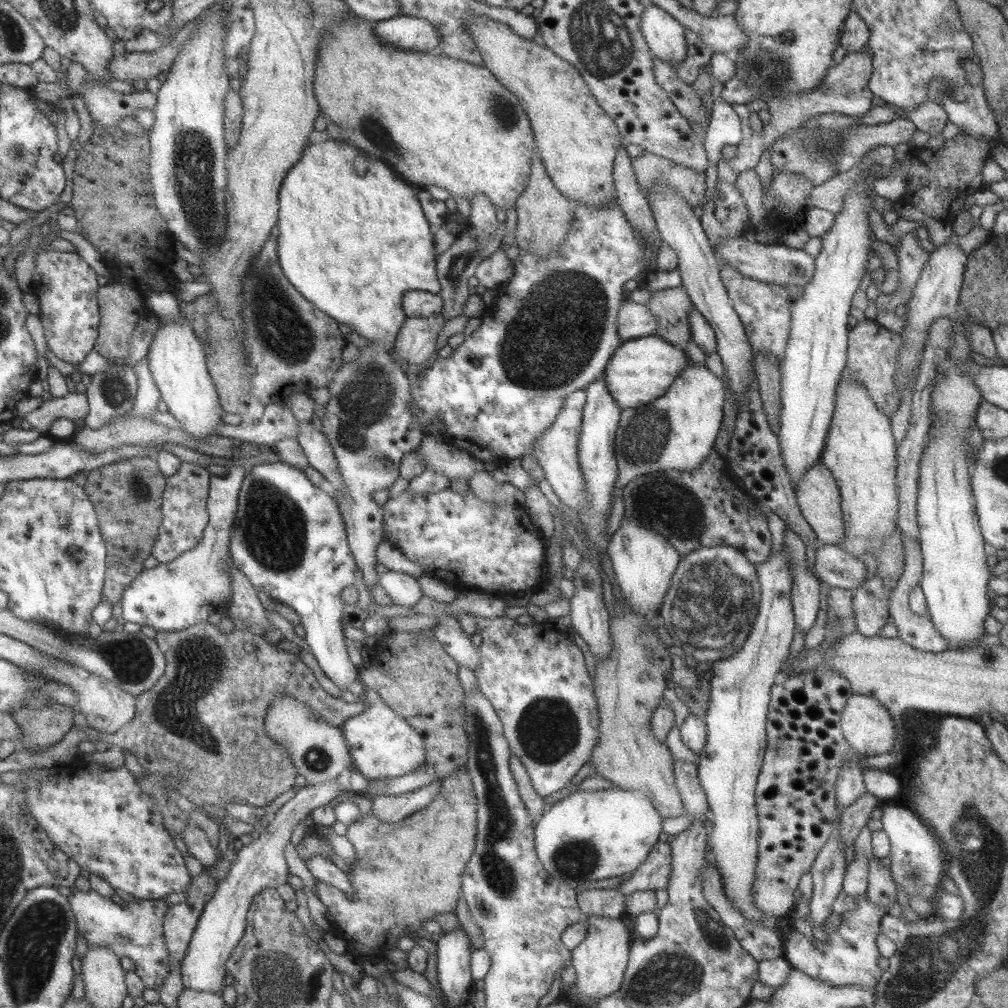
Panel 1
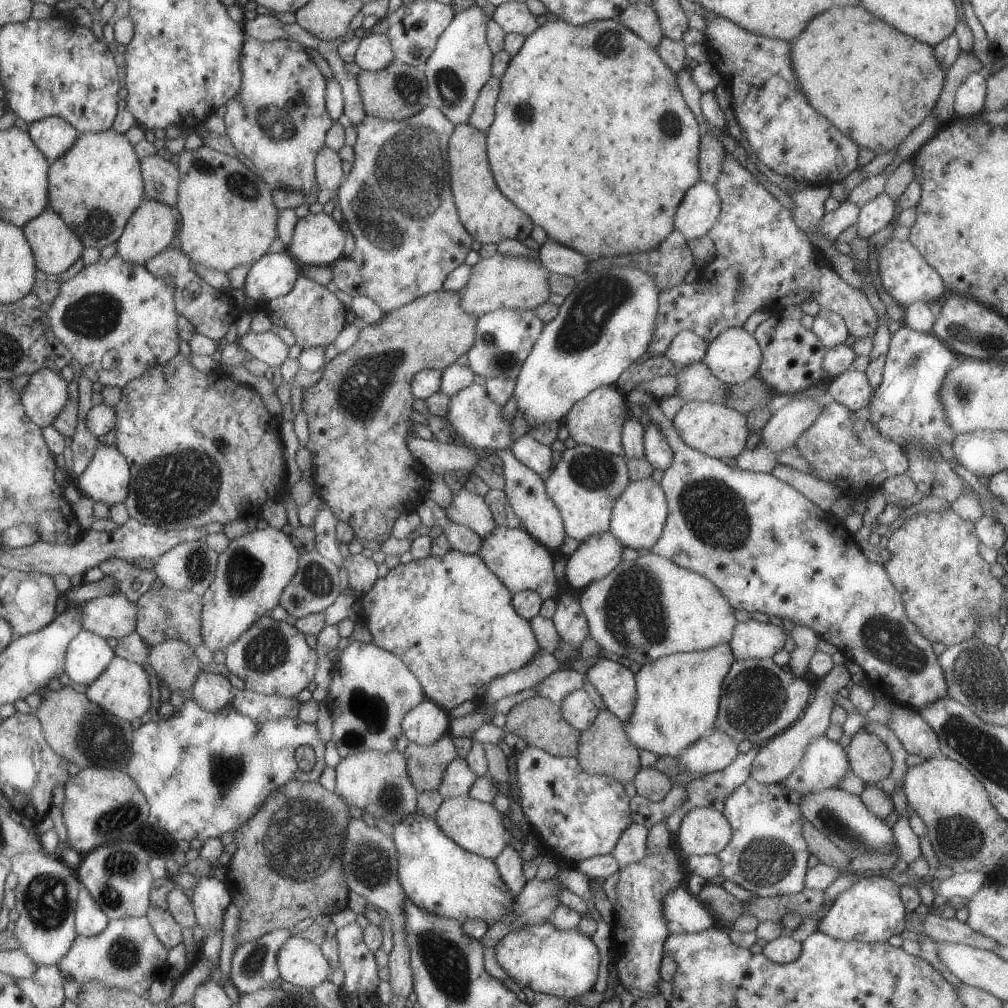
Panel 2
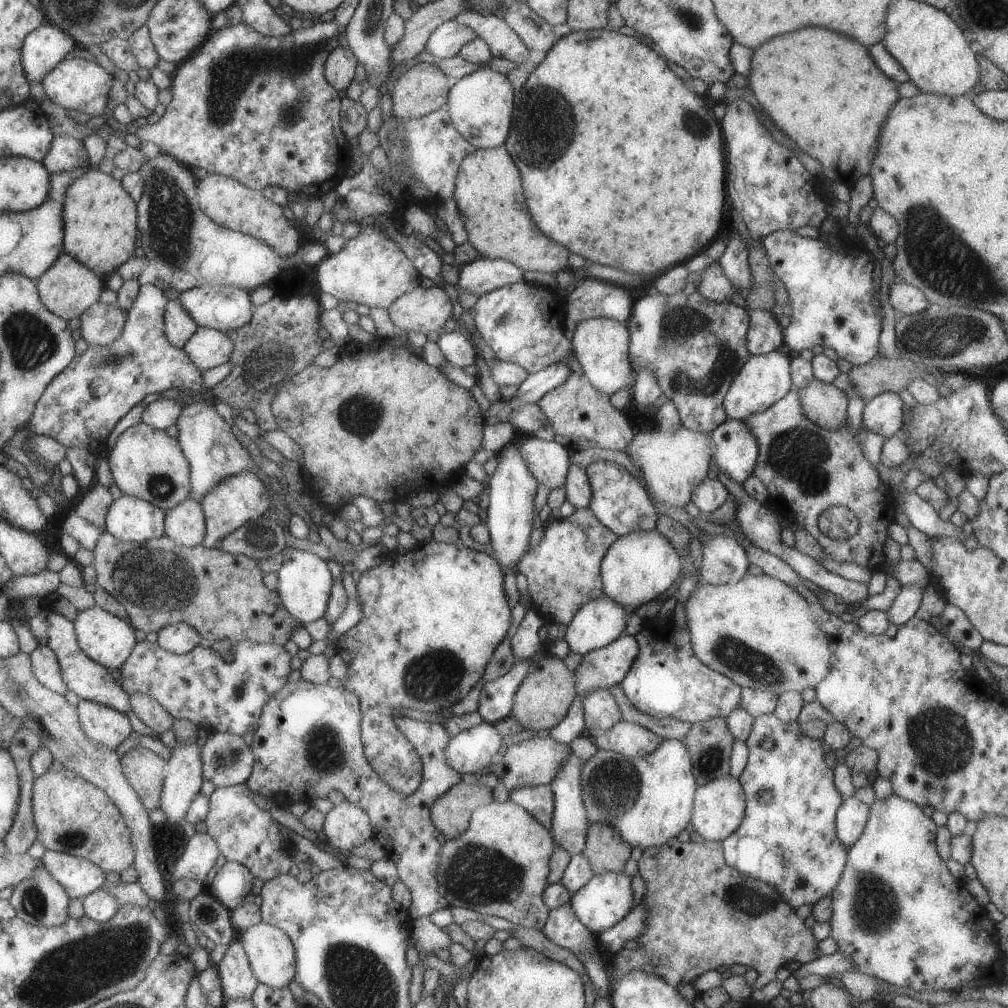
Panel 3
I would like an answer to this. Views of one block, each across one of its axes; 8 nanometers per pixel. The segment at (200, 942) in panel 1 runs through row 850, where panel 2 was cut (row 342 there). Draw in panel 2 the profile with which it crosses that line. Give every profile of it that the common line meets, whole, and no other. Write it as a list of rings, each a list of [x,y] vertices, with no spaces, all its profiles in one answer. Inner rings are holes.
[[[249,330],[238,339],[238,345],[249,357],[257,358],[269,367],[280,366],[287,358],[288,346],[271,330],[261,333]]]

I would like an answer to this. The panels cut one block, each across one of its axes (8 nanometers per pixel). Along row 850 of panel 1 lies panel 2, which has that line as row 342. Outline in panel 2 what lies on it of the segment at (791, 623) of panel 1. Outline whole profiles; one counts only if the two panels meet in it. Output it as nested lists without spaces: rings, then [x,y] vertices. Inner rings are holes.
[[[731,327],[707,342],[702,362],[722,383],[734,385],[756,375],[762,359],[760,346],[743,327]]]

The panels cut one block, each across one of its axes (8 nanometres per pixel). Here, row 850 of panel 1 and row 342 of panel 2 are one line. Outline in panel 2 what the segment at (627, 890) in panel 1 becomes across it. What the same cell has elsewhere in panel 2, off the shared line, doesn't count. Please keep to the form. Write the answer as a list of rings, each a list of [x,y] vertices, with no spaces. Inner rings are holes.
[[[729,154],[723,157],[721,174],[714,184],[720,198],[720,213],[715,224],[708,230],[707,236],[713,241],[716,255],[701,270],[701,275],[691,283],[684,281],[669,290],[659,293],[655,330],[649,341],[647,351],[652,355],[663,355],[670,340],[681,331],[691,331],[703,340],[712,341],[718,334],[731,327],[743,326],[743,323],[755,310],[763,305],[785,308],[800,305],[804,300],[818,302],[821,309],[836,312],[844,320],[846,329],[855,339],[872,338],[875,334],[878,318],[873,308],[859,289],[851,288],[843,282],[829,266],[817,264],[817,252],[804,232],[793,222],[790,210],[785,208],[770,192],[741,166]]]

